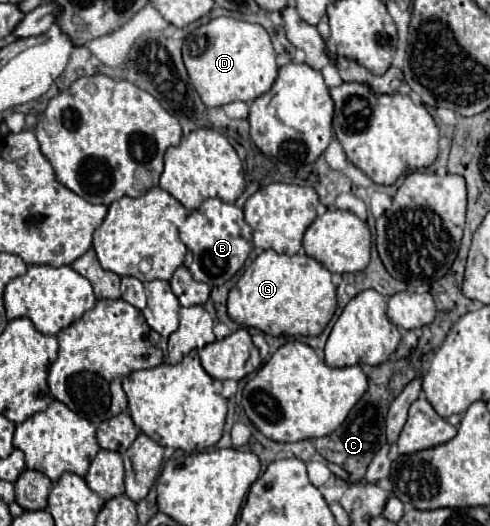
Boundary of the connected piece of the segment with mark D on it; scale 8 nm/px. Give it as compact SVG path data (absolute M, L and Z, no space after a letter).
M217 17L193 29L183 43L183 59L193 87L207 107L221 107L233 101L253 103L277 79L275 51L267 31L261 25L233 17Z

